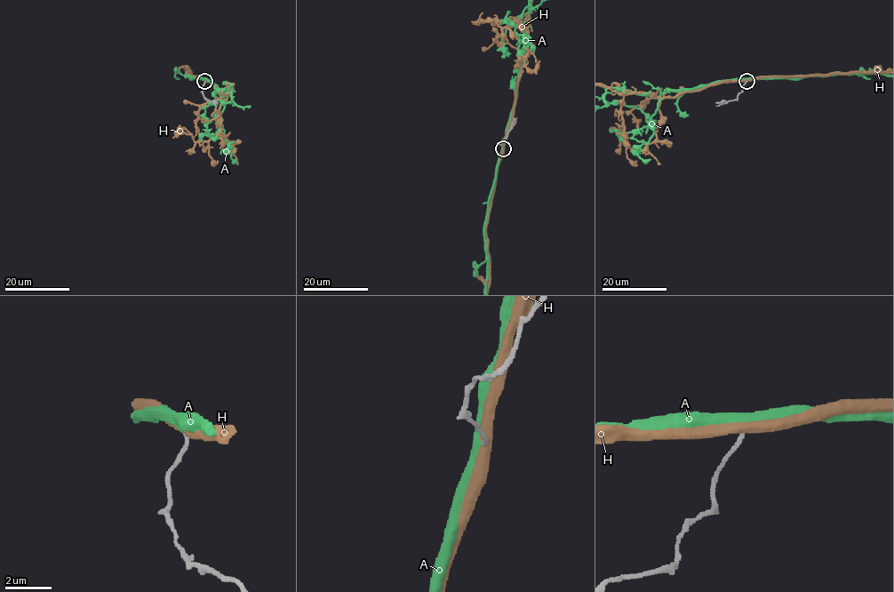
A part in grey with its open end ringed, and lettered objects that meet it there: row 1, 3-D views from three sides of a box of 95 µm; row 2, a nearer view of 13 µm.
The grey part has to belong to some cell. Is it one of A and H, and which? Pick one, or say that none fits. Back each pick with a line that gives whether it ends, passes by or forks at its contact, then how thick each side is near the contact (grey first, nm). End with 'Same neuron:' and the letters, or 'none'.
A: it passes by; 160 nm thick on the grey side, 380 nm on the other
Same neuron: A

